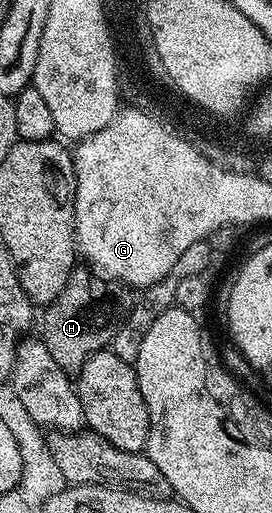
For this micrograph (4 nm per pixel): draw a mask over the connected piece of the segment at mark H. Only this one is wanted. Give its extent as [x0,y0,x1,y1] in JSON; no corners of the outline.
[40,267,135,377]

